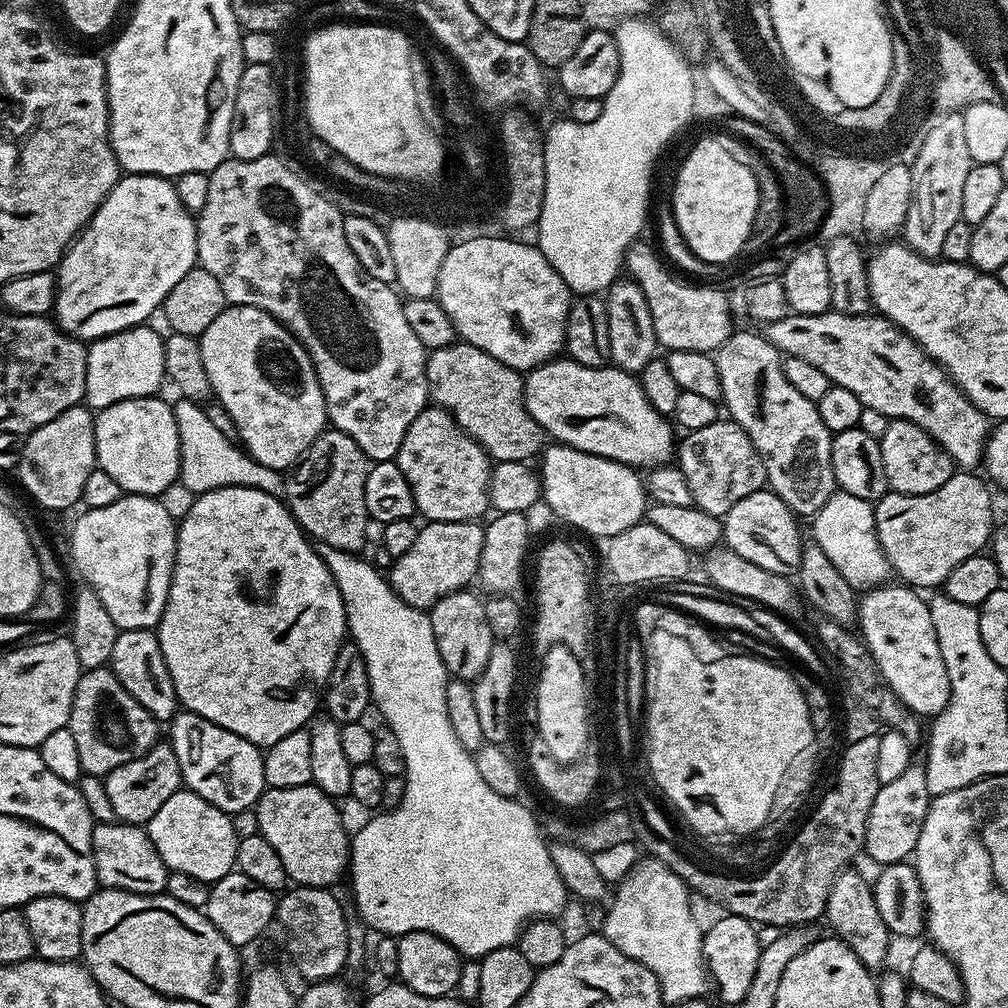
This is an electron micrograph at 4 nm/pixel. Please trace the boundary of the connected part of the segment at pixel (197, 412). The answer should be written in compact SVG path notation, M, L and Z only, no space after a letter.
M180 402L174 408L178 422L178 438L180 439L180 479L181 485L192 491L192 494L218 490L222 486L250 486L258 490L266 490L270 494L280 496L284 491L285 477L281 469L262 466L253 456L248 455L239 443L232 443L221 431L217 430L209 419L206 418L203 407L196 402Z

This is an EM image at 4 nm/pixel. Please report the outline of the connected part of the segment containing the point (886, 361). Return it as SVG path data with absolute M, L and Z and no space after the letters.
M833 310L823 312L822 314L790 314L786 318L780 318L778 322L770 322L769 324L763 325L762 334L784 356L802 358L804 361L810 362L813 366L818 366L818 370L822 370L822 374L826 374L826 378L830 378L835 387L850 390L850 394L857 396L858 402L862 402L865 408L878 410L879 413L884 414L893 420L909 420L910 422L917 424L922 430L929 432L929 434L935 438L936 443L939 444L941 450L952 459L952 463L957 469L976 470L981 467L984 458L984 448L988 445L988 434L990 431L989 416L982 414L982 410L978 410L978 406L974 406L974 402L970 402L966 398L966 394L952 379L949 378L948 373L944 371L944 367L941 366L941 364L936 364L932 361L932 359L929 358L900 327L896 324L891 324L885 316L879 314L851 316L850 314L844 314Z

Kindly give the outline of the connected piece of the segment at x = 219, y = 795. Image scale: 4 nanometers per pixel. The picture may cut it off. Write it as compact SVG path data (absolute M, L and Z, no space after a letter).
M187 710L177 711L170 721L170 743L178 758L180 779L189 792L196 792L218 810L233 814L251 809L266 787L264 752L246 738Z

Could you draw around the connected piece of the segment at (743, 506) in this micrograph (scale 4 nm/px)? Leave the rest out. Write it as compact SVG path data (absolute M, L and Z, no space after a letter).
M761 490L742 498L722 518L724 526L723 543L732 549L734 554L742 554L754 566L762 566L762 570L770 570L770 574L782 574L792 578L799 573L802 562L802 550L805 541L800 540L798 517L791 508L778 498L771 490Z

